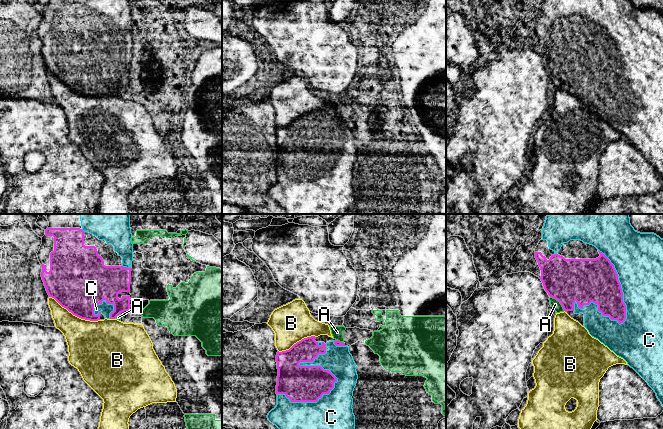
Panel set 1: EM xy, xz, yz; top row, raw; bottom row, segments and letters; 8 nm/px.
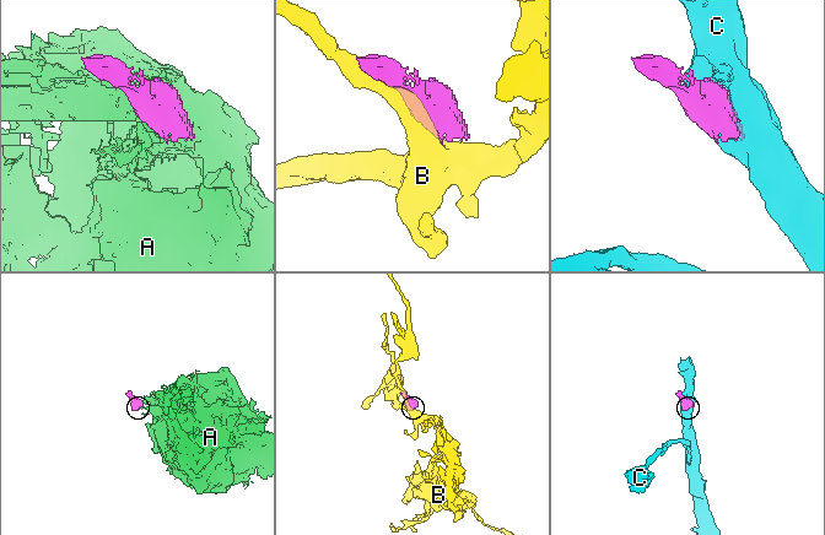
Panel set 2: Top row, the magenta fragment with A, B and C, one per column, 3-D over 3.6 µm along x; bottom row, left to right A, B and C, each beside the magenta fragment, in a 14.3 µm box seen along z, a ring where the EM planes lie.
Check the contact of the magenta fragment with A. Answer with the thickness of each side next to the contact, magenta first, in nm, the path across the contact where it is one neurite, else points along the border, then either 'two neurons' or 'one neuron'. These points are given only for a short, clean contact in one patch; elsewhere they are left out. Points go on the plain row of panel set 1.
360 nm thick on the magenta side, 70 nm on the other; two neurons

